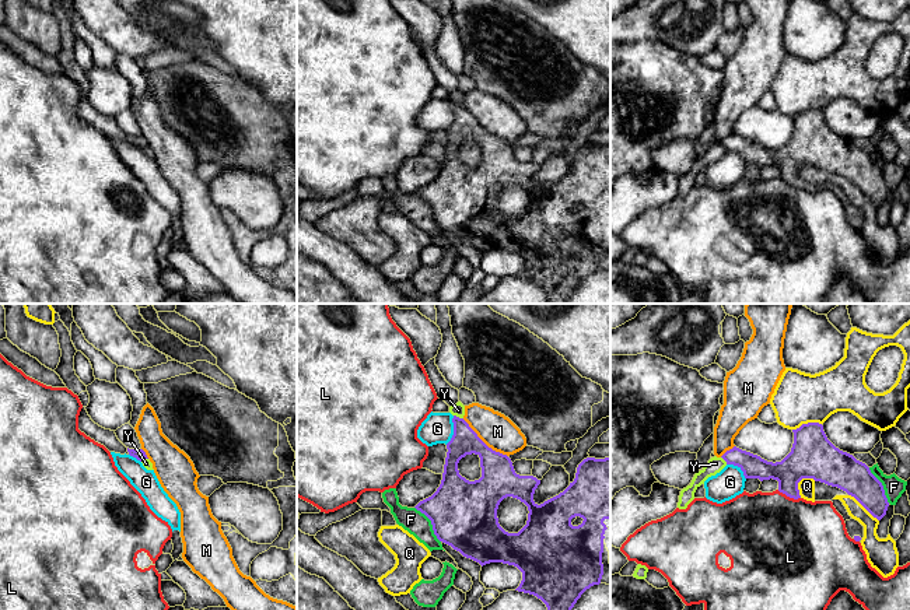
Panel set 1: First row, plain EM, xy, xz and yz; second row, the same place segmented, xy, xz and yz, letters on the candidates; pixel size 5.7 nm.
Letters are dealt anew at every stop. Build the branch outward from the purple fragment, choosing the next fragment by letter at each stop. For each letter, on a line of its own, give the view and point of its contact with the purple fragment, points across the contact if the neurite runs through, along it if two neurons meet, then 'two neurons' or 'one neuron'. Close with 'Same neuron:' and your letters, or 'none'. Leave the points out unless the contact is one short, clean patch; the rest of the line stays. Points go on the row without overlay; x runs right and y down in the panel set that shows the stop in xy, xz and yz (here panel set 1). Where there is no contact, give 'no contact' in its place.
F: meets purple in xz at (431, 210); two neurons
G: meets purple in xz at (454, 116); border along xz (454, 102), (452, 123), (445, 130); two neurons
L: meets purple in yz at (788, 182); two neurons
M: meets purple in xz at (483, 129); border along xz (462, 105), (489, 133), (507, 143); two neurons
Q: meets purple in yz at (798, 168); two neurons
Y: meets purple in xz at (458, 104); border along xz (454, 101), (462, 105); two neurons
Same neuron: none

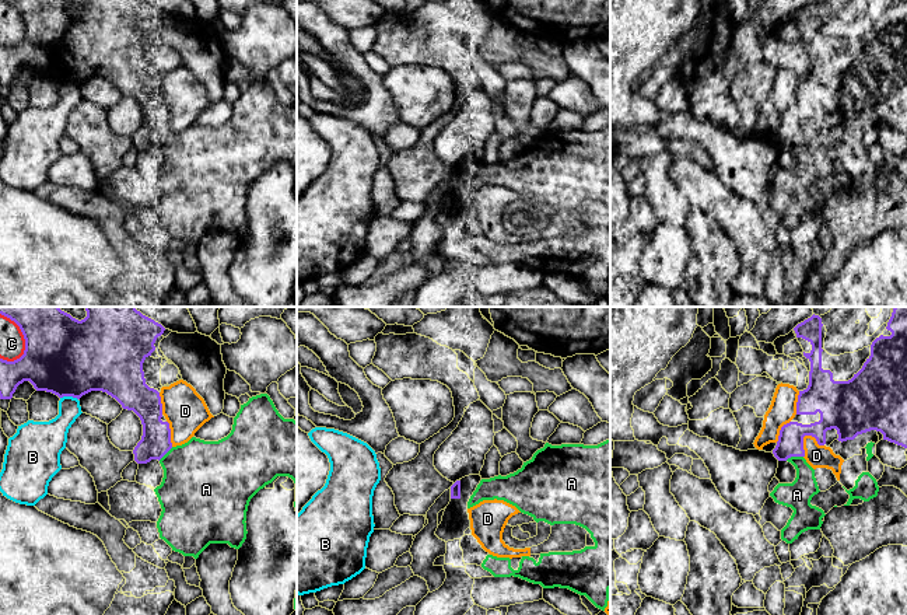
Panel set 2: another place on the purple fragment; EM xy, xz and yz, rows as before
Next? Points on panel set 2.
A: meets purple in yz at (794, 142); one neuron
B: meets purple in xy at (69, 81); border along xy (60, 83), (74, 83), (77, 86); two neurons
C: meets purple in xy at (24, 23); two neurons
D: meets purple in yz at (802, 130); two neurons
Same neuron: A

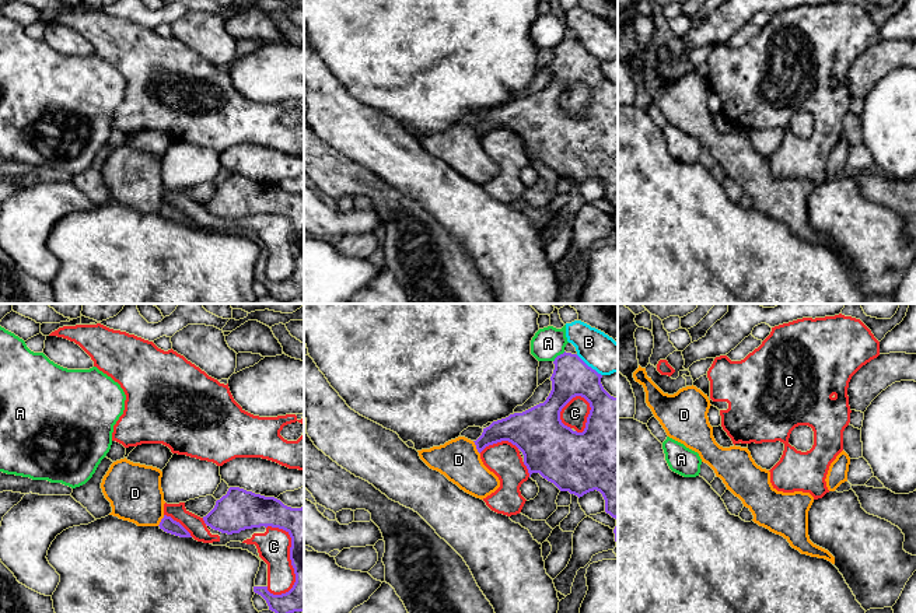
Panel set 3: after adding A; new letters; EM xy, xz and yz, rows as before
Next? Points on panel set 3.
A: meets purple in xz at (558, 42); border along xz (565, 38), (553, 48); two neurons
B: meets purple in xz at (587, 52); border along xz (576, 41), (601, 62); two neurons
C: meets purple in xz at (590, 98); two neurons
D: meets purple in xz at (476, 135); border along xz (472, 128), (479, 140); two neurons
Same neuron: none

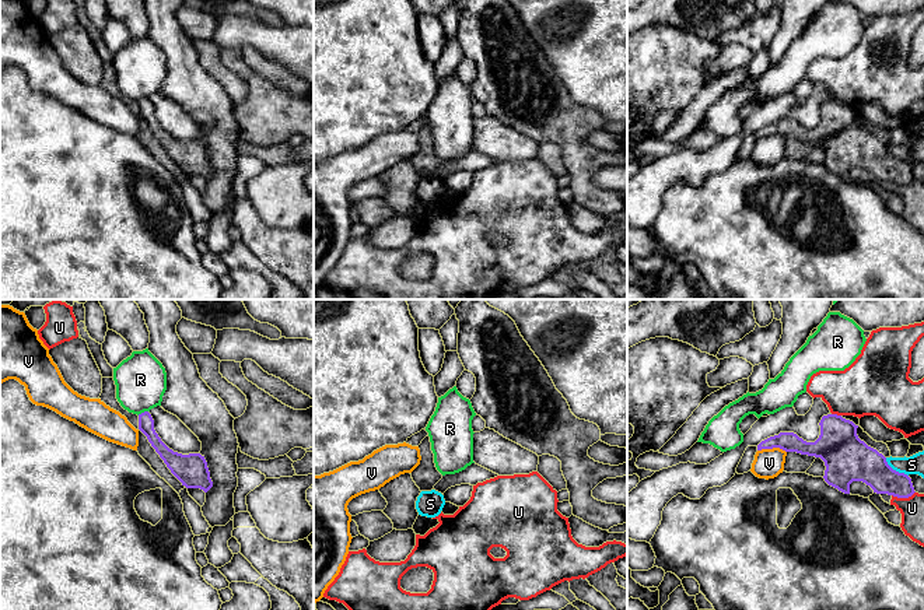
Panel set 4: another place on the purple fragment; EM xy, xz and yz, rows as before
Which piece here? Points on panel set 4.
R: meets purple in xy at (142, 100); border along xy (147, 97), (137, 101); two neurons
S: meets purple in yz at (895, 157); two neurons
U: meets purple in yz at (903, 183); two neurons
V: meets purple in yz at (772, 135); border along yz (758, 136), (781, 135), (786, 139); two neurons
Same neuron: none

